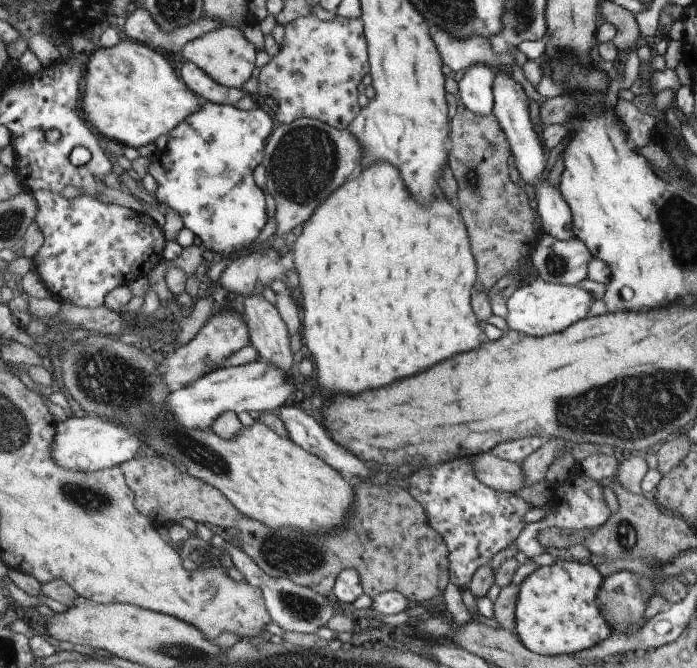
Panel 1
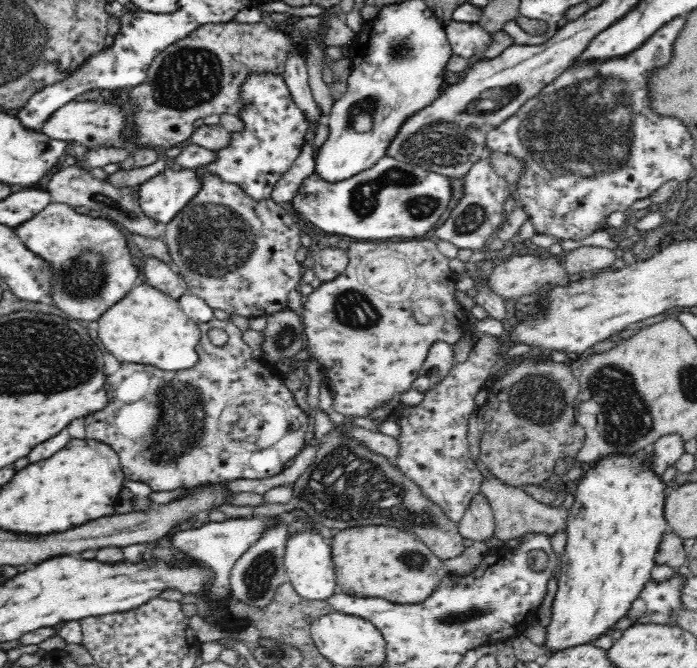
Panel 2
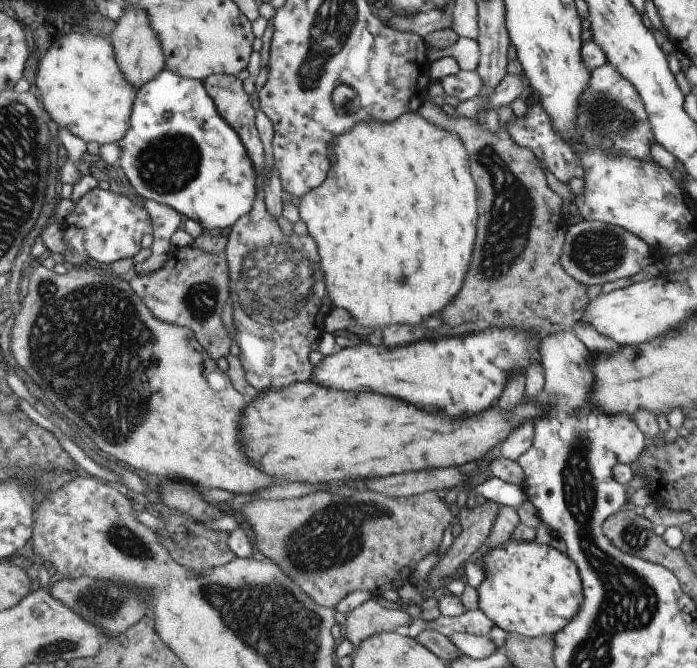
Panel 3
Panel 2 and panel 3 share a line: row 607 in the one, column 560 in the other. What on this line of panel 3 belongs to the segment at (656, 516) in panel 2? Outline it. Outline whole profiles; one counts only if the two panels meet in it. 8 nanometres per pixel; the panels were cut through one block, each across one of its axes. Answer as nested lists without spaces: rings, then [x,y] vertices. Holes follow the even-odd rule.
[[[508,539],[483,558],[484,578],[478,591],[479,608],[508,633],[525,637],[553,636],[564,630],[582,604],[582,580],[567,553],[536,541]]]

